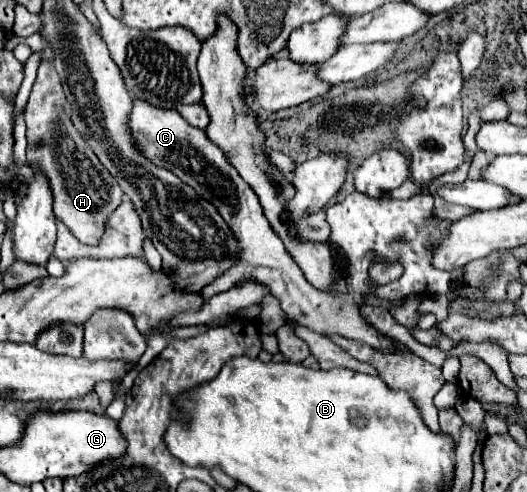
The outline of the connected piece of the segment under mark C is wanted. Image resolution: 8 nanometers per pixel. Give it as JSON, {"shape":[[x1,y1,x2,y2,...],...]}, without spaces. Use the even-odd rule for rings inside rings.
{"shape":[[141,99,133,101,129,127,135,135,141,153,149,157,155,165,173,171,183,183,187,183,197,193,201,193,201,197,211,201,221,213,221,217,227,221,227,225,233,229,233,235,239,239,241,245,239,263,233,265,227,273,223,273,217,281,203,287,201,289,203,299,213,297,225,289,231,289,235,281,241,277,251,277,265,283,271,289,271,293,281,301,281,309,285,311,285,315,297,321,299,325,305,325,321,335,339,333,343,337,363,341,379,351,393,349,393,343,361,317,361,313,357,311,357,303,349,293,347,281,345,277,341,277,341,273,337,275,339,285,337,293,321,293,319,289,313,289,309,281,305,281,305,275,299,269,299,265,291,259,291,255,283,247,283,241,269,227,257,195,237,175,237,171,225,159,223,151,205,137,205,131,189,125,175,109,157,109]]}

